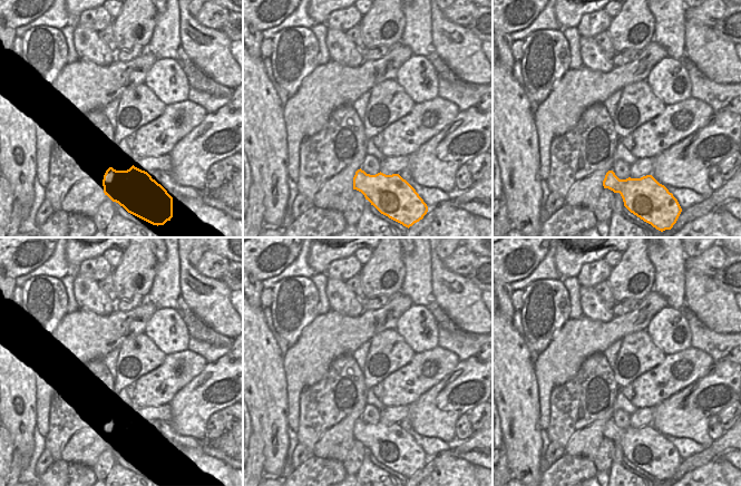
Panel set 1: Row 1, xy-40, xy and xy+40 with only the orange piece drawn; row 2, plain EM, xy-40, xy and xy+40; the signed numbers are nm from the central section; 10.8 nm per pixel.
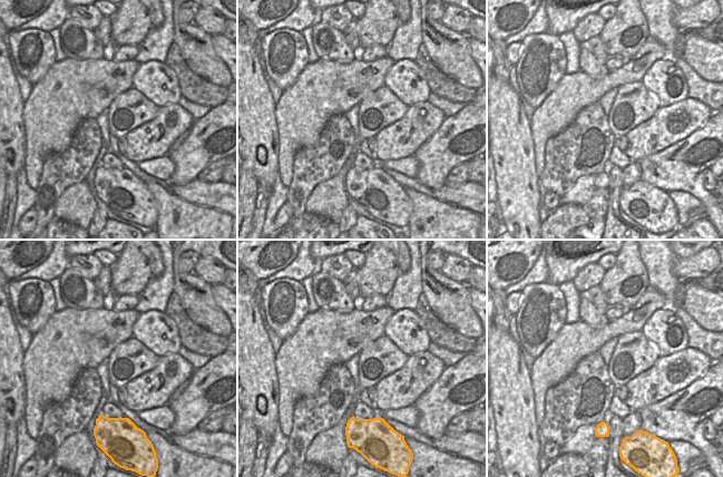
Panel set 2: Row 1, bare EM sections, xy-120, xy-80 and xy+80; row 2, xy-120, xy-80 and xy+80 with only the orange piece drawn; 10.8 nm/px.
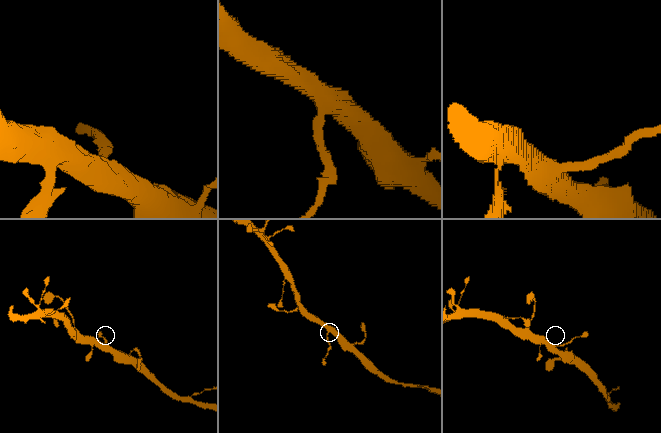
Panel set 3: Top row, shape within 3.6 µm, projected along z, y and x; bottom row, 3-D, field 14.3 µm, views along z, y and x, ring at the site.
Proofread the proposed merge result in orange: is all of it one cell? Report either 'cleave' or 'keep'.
keep

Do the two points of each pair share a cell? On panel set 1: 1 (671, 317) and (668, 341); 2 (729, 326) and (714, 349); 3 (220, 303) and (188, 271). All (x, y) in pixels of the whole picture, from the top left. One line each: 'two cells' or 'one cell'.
1: one cell
2: two cells
3: one cell

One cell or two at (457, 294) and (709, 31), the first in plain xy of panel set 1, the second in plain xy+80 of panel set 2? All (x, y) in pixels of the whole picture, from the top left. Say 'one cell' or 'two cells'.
two cells

